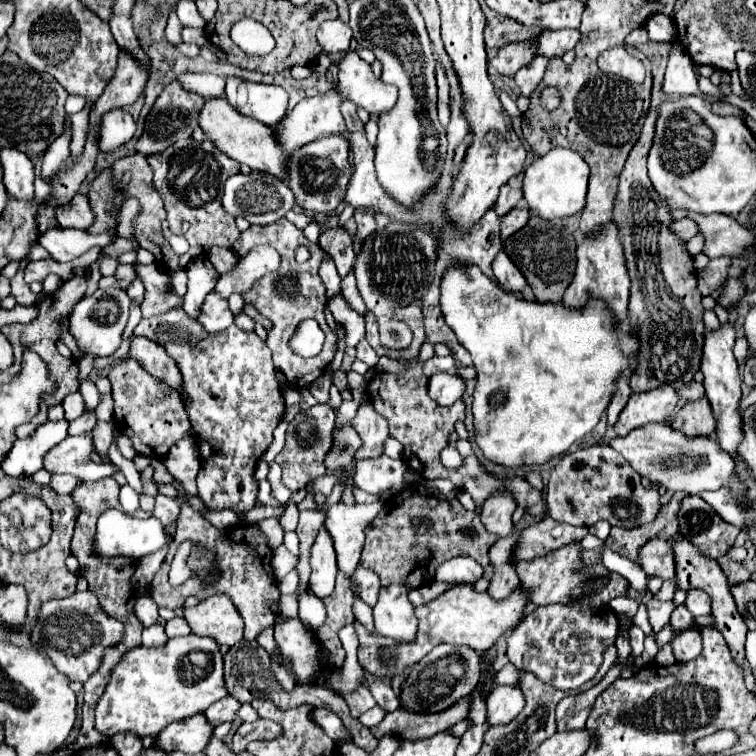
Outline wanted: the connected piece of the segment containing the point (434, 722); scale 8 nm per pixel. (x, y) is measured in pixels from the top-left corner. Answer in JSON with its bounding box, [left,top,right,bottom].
[372,695,472,739]

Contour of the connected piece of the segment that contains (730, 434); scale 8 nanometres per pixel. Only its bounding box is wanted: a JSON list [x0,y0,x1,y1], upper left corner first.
[702,325,744,463]

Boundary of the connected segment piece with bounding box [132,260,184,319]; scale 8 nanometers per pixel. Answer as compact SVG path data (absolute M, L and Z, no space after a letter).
M135 260L135 273L142 277L145 286L144 303L142 303L142 317L156 317L170 309L182 309L184 297L180 297L168 283L168 273L154 262L141 264Z

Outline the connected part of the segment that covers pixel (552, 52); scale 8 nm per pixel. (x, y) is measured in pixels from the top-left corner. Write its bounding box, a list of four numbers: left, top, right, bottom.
[538,29,582,57]

